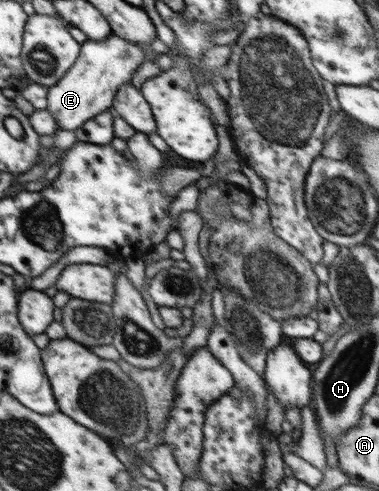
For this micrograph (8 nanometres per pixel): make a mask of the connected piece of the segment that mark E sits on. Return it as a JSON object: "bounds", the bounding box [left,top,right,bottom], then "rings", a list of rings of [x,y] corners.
{"bounds":[47,33,170,131],"rings":[[[115,33],[106,40],[87,39],[81,44],[80,55],[70,71],[56,85],[48,87],[47,110],[56,119],[60,129],[76,131],[94,116],[113,111],[113,100],[118,88],[132,82],[132,74],[142,66],[144,60],[168,53],[170,48],[158,37],[146,44],[130,43]]]}

